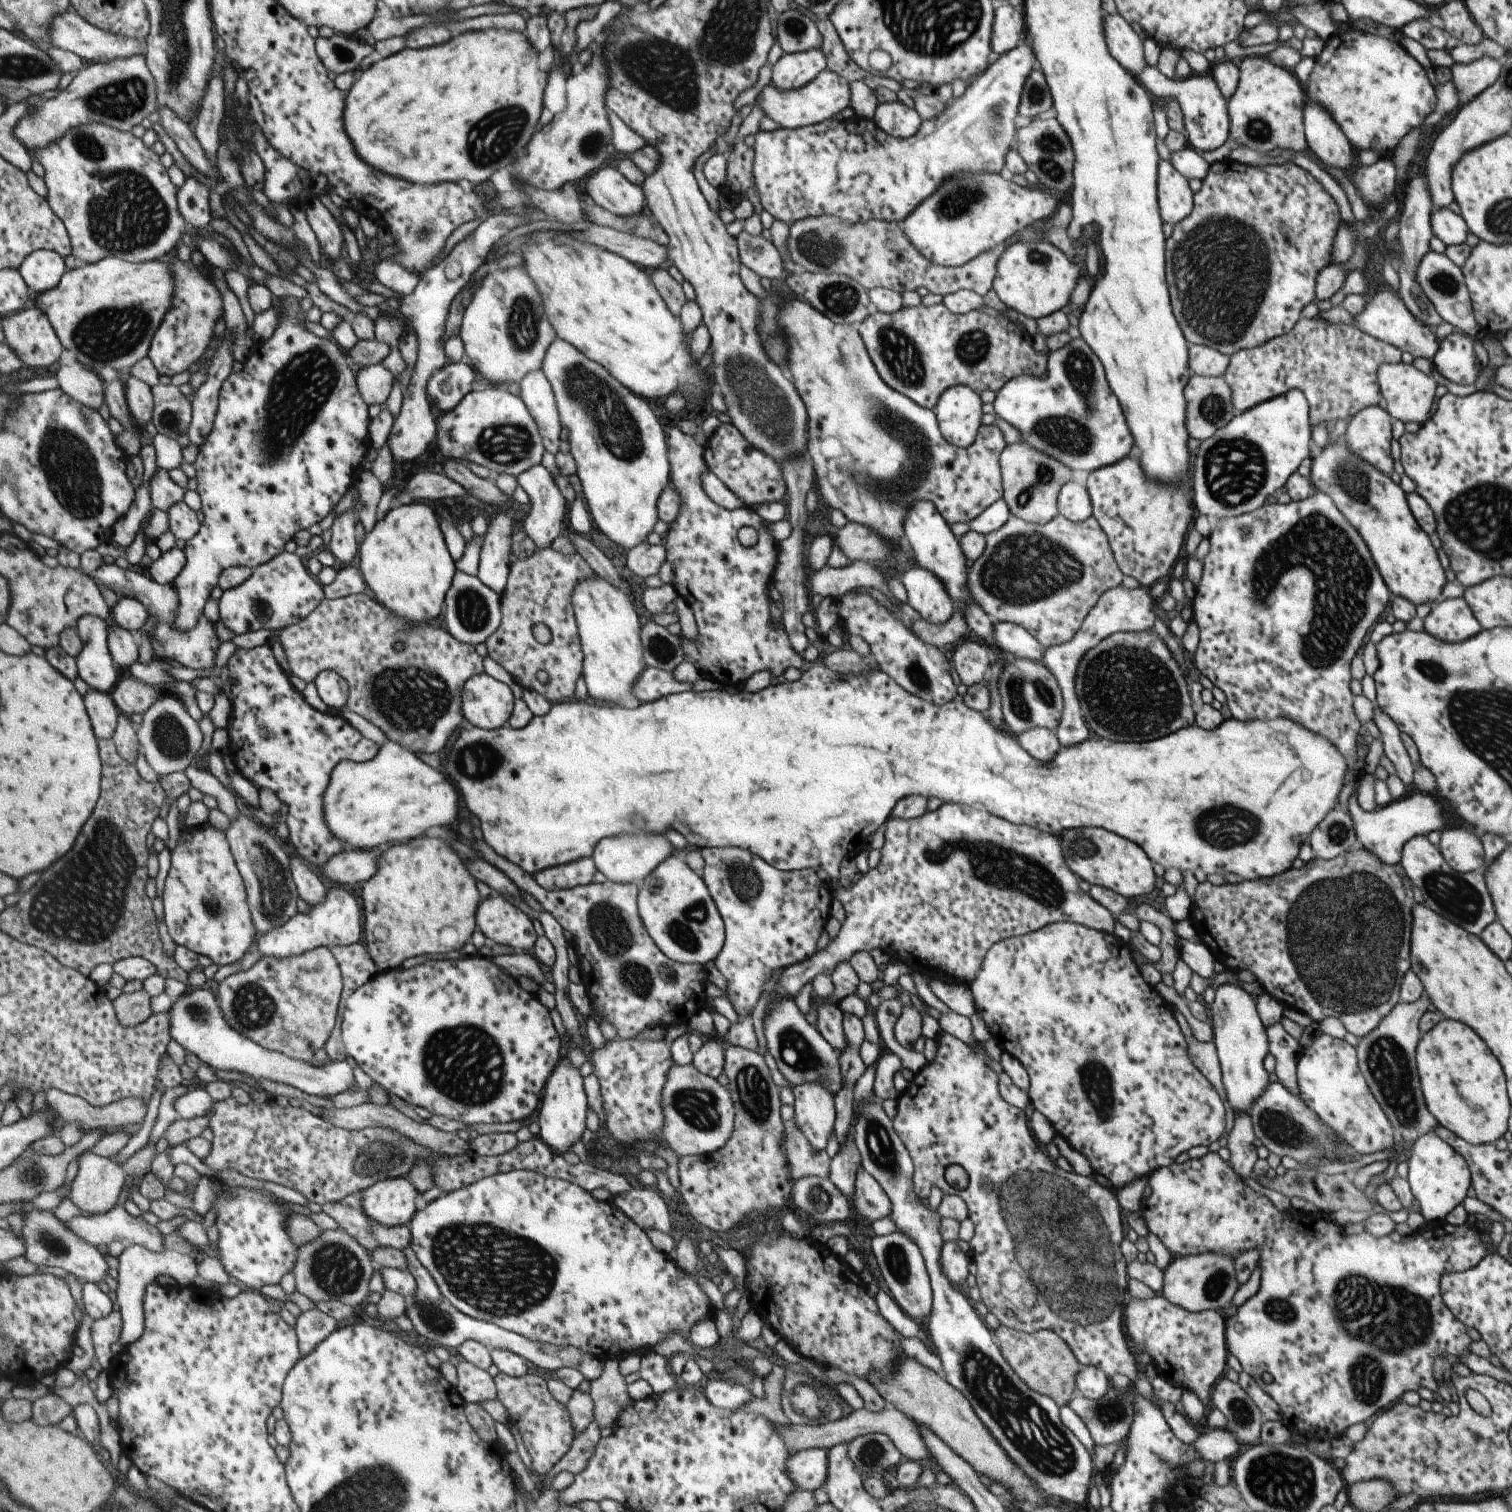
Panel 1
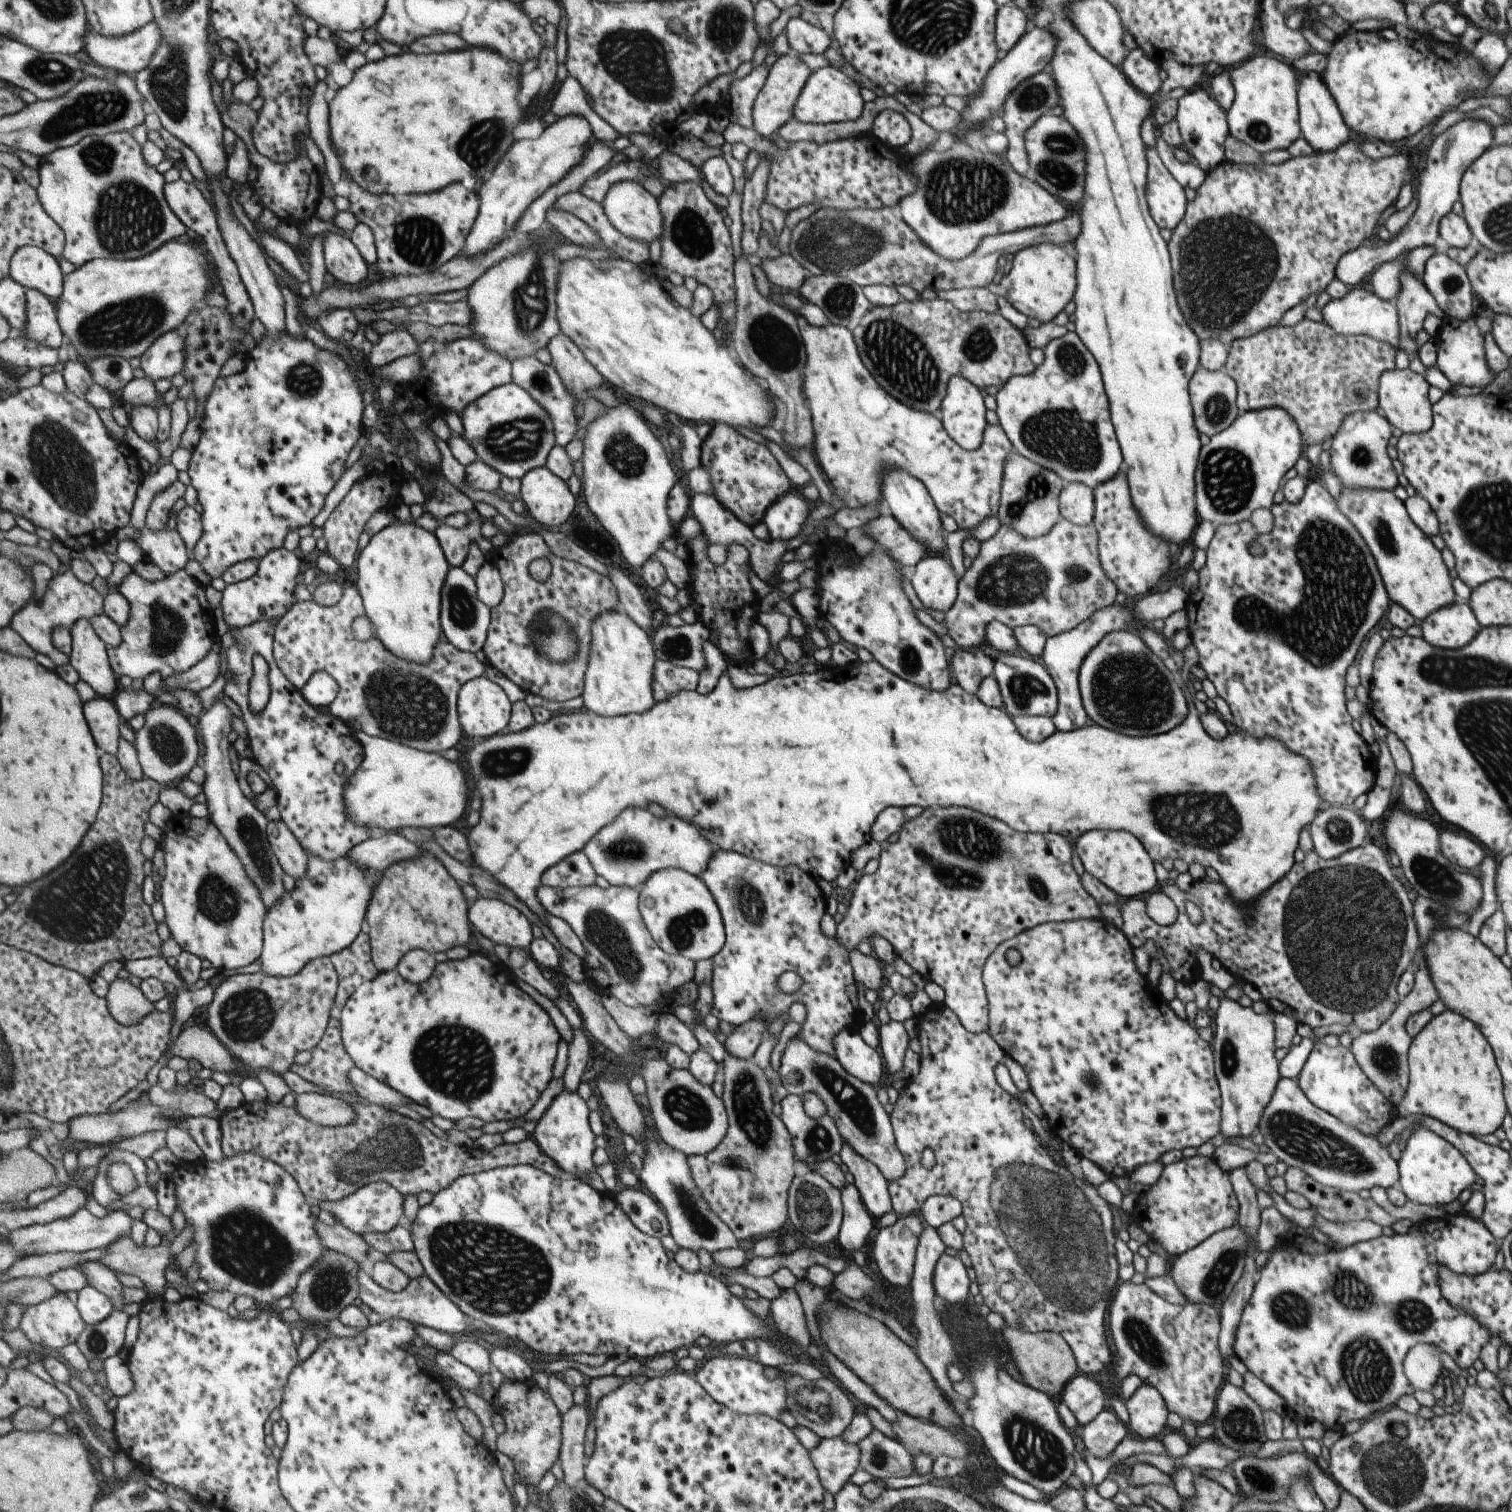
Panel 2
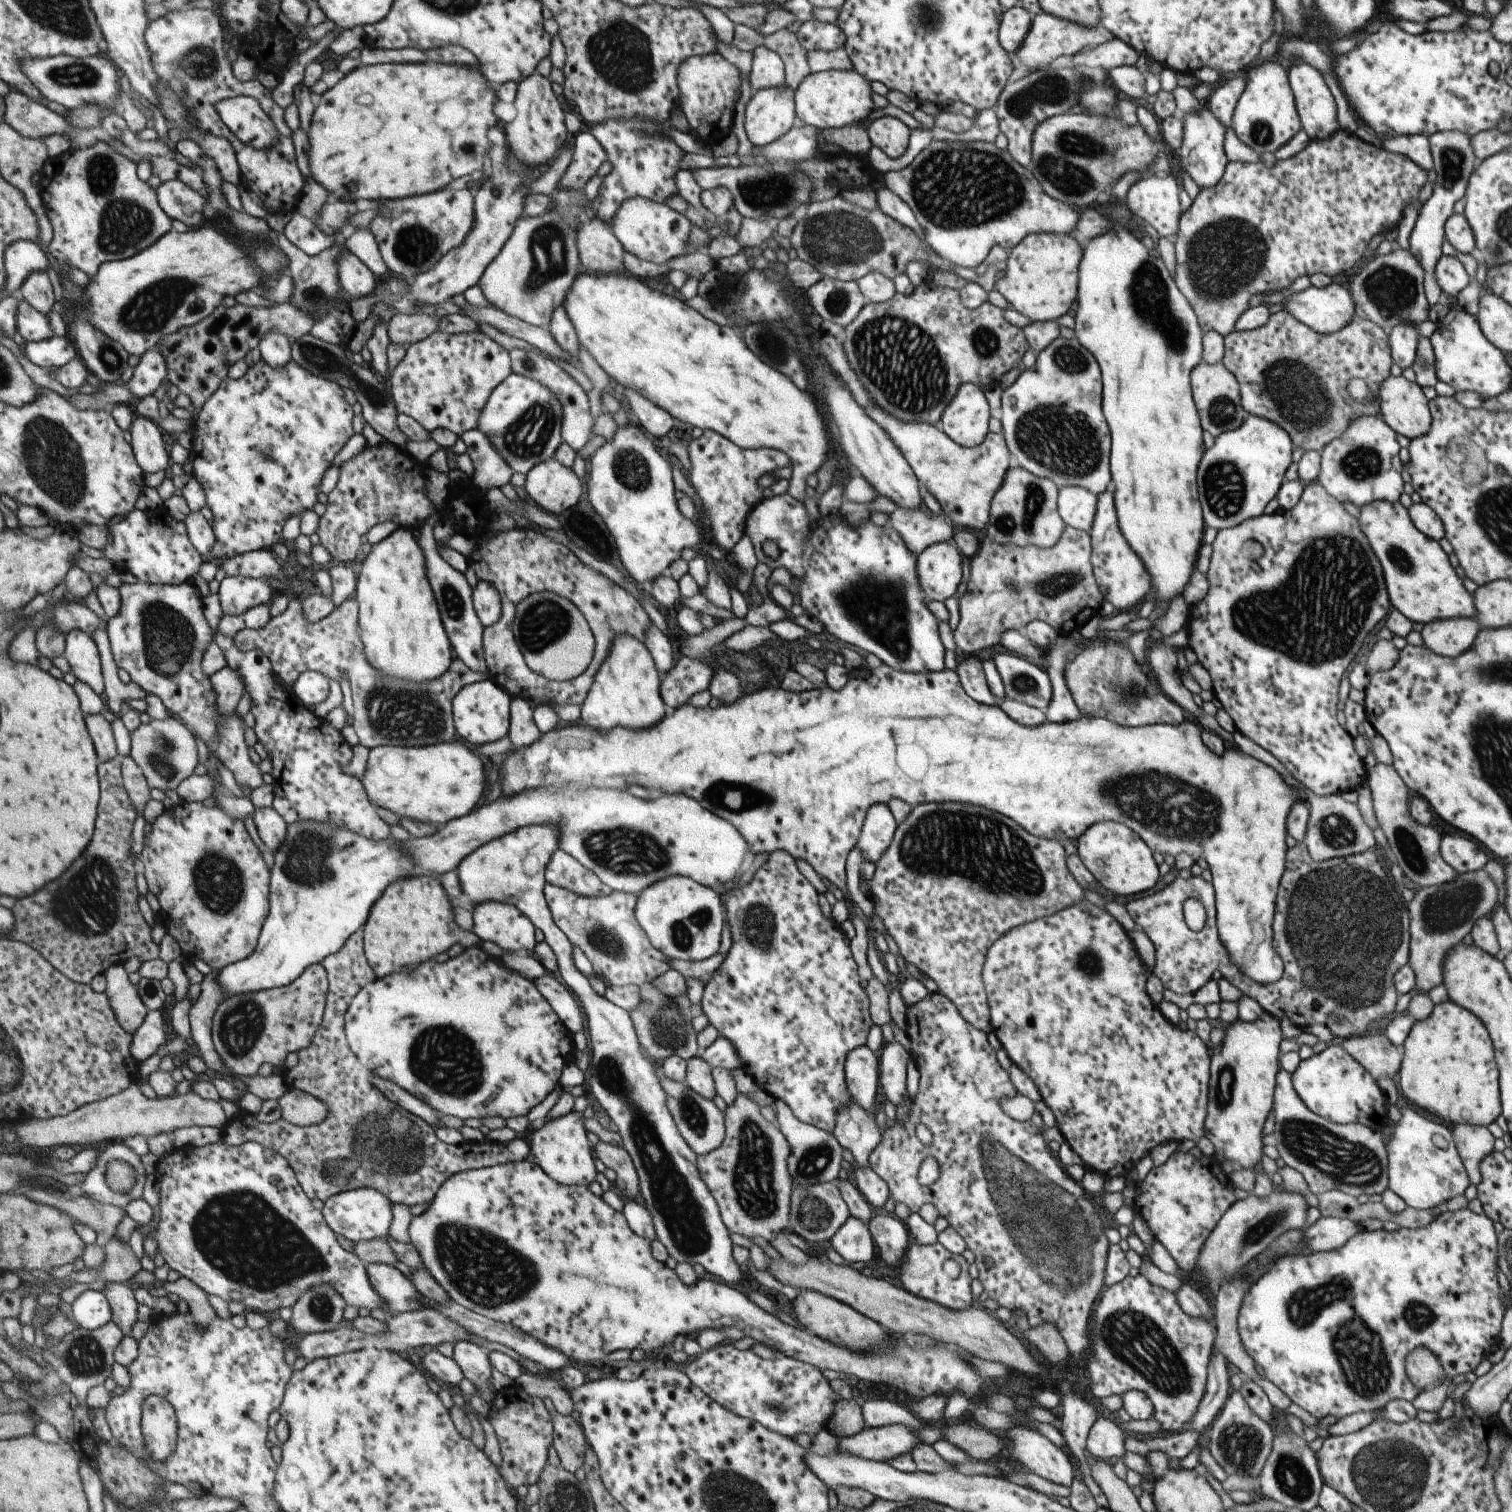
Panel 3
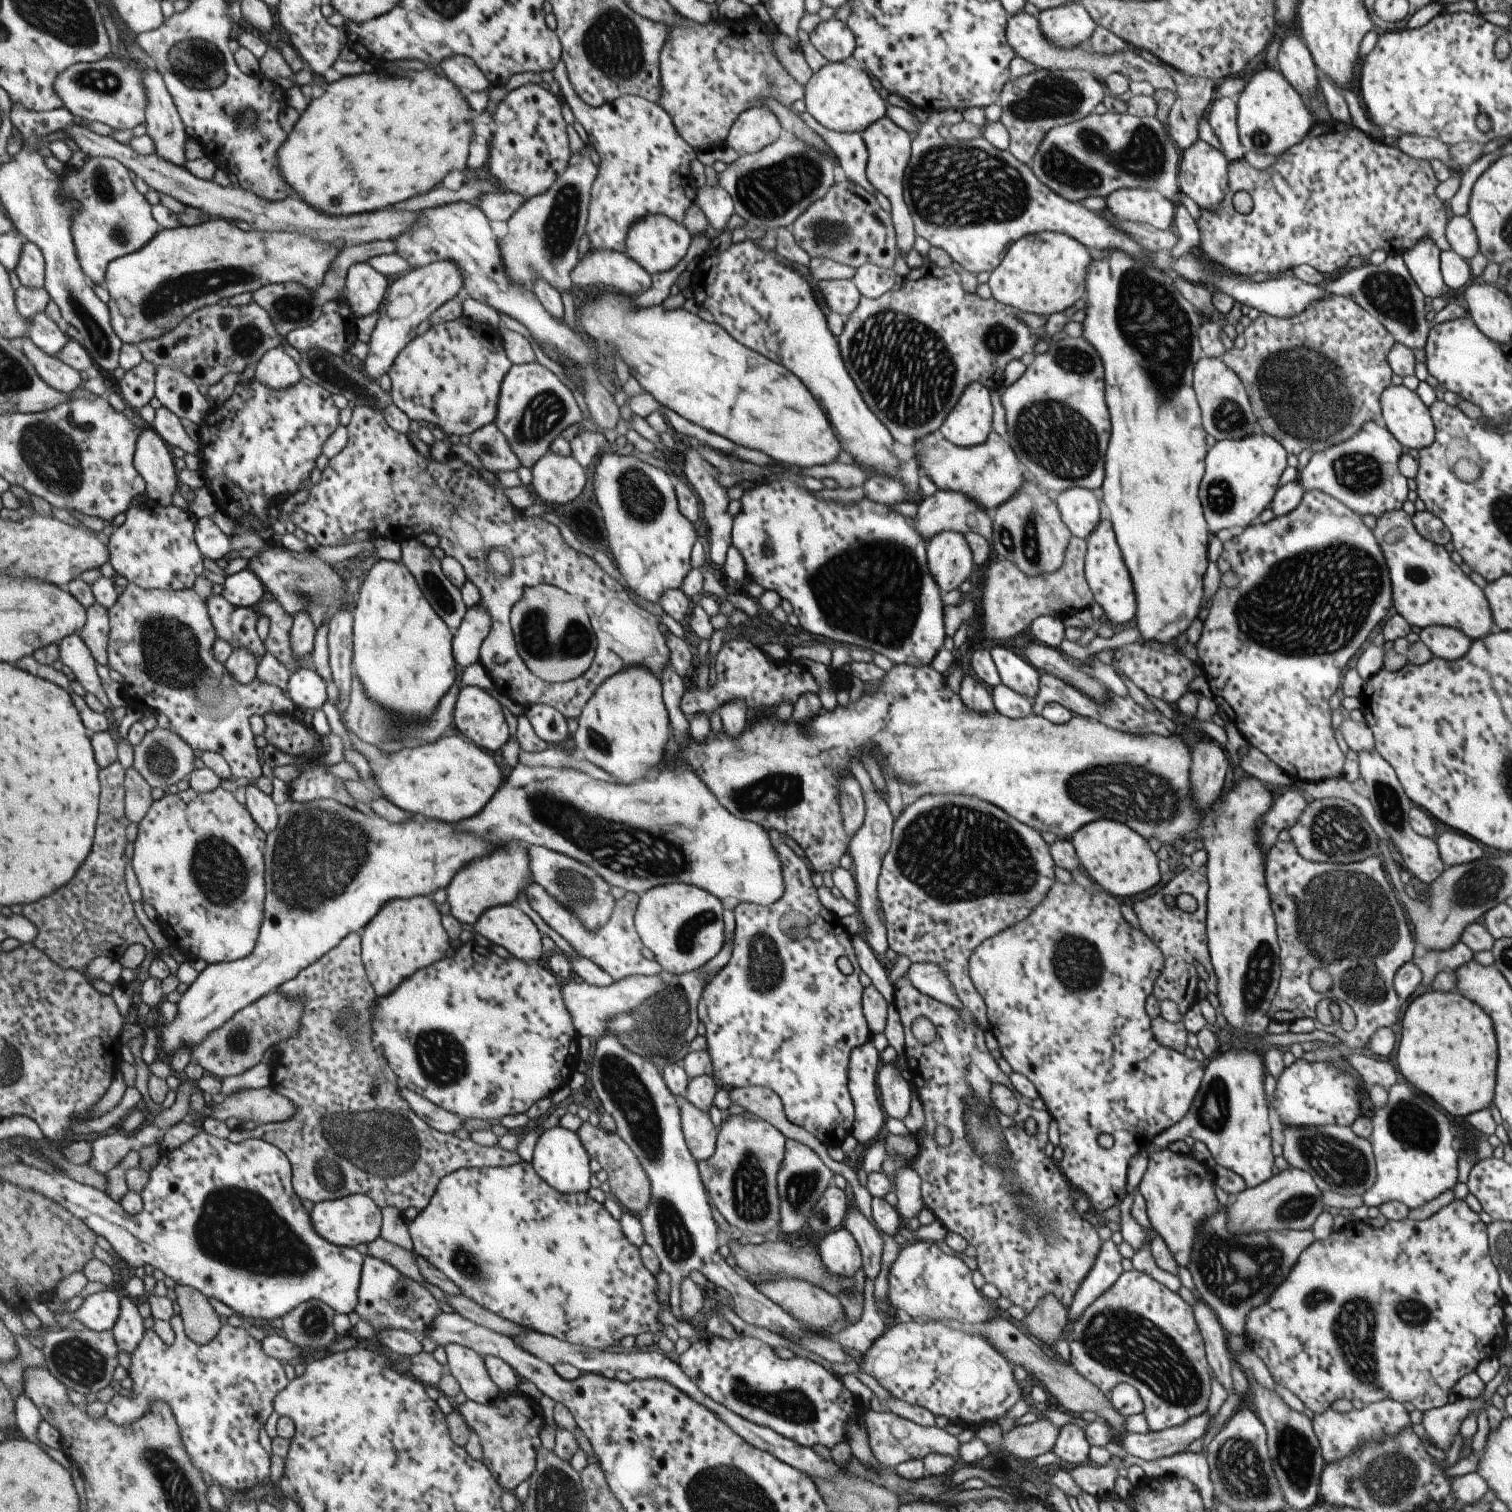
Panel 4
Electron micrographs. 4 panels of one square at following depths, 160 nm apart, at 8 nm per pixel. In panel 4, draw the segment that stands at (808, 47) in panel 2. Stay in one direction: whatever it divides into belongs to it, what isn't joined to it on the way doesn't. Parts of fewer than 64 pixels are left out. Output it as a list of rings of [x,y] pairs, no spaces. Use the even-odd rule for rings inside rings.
[[[835,18],[819,21],[803,39],[811,43],[829,63],[845,60],[847,56],[852,55],[854,49],[854,36],[851,31],[845,23]]]

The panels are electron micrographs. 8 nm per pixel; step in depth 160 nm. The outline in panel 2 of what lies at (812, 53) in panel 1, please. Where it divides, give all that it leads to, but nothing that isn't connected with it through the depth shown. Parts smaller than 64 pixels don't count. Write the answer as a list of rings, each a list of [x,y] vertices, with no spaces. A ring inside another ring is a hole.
[[[792,51],[775,60],[768,69],[763,86],[759,89],[752,104],[752,127],[759,135],[770,137],[771,133],[777,131],[782,124],[785,124],[792,117],[794,102],[811,71],[801,60],[800,55]]]

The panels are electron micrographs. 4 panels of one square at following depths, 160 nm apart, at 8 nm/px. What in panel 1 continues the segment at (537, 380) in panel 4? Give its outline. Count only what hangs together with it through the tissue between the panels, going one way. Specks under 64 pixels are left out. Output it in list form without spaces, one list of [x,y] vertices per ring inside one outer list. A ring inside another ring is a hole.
[[[504,387],[470,392],[455,408],[440,412],[437,424],[436,442],[447,460],[467,460],[494,469],[499,475],[516,477],[542,462],[545,450],[533,415],[522,397],[513,396]]]

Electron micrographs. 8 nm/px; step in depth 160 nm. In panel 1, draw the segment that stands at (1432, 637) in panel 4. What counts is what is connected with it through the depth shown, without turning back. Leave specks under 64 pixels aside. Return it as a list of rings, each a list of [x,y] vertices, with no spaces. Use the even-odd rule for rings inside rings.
[[[1462,597],[1437,601],[1422,621],[1425,632],[1448,643],[1464,641],[1482,629]]]

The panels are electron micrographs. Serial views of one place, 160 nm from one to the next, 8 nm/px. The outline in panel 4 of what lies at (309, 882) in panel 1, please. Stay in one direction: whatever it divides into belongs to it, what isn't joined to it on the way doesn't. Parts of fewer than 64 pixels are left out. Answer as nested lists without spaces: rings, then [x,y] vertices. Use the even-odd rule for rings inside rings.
[[[257,785],[247,786],[246,805],[250,809],[255,822],[269,834],[280,823],[280,815],[277,814],[277,806],[274,798],[265,794]]]

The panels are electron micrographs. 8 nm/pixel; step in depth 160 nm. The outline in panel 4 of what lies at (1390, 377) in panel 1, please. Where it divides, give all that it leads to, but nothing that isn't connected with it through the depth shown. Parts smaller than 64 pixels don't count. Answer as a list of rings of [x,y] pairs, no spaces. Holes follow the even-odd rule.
[[[1401,385],[1386,386],[1379,397],[1380,423],[1405,448],[1428,447],[1434,439],[1434,426],[1429,409],[1415,391]]]

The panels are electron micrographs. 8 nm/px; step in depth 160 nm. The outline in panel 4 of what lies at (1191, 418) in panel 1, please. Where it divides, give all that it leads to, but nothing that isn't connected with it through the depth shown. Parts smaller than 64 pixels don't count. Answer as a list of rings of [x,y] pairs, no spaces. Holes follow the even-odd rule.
[[[1201,355],[1192,370],[1192,389],[1200,408],[1200,417],[1203,430],[1211,434],[1215,440],[1223,438],[1243,438],[1251,433],[1263,433],[1256,424],[1250,402],[1239,377],[1221,358],[1209,358]]]

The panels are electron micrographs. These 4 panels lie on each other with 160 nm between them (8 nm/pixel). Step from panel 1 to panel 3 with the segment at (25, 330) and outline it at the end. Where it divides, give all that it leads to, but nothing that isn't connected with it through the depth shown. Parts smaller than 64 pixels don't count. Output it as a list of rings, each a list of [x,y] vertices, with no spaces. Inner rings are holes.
[[[36,272],[28,276],[28,279],[20,288],[18,295],[27,300],[43,314],[49,314],[55,306],[55,288],[53,288],[54,274],[48,272]]]

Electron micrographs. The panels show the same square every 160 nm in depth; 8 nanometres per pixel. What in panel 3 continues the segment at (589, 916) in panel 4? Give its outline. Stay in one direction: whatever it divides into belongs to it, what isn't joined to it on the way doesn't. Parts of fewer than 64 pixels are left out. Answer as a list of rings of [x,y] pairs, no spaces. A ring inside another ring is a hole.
[[[561,849],[555,851],[546,864],[544,881],[584,897],[595,896],[601,888],[599,877],[591,869]]]

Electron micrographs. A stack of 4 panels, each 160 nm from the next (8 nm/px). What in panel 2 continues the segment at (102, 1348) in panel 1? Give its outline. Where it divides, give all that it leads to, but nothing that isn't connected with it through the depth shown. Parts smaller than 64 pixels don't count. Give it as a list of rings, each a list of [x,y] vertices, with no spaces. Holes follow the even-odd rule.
[[[115,1309],[102,1323],[87,1325],[79,1336],[77,1346],[87,1360],[105,1360],[119,1355],[125,1342],[129,1314]]]

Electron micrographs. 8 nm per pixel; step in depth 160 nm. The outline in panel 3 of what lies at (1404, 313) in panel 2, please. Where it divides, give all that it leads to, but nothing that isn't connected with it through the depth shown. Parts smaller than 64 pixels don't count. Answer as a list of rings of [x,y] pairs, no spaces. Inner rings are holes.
[[[1411,323],[1396,324],[1388,334],[1392,362],[1402,370],[1410,367],[1415,358],[1418,329]]]

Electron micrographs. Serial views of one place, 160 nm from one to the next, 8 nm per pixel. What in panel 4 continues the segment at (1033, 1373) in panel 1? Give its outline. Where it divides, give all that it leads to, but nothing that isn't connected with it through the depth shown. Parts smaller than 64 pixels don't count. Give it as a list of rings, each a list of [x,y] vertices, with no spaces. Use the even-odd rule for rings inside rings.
[[[1045,1295],[1039,1299],[1035,1308],[1025,1315],[1025,1326],[1033,1338],[1046,1346],[1053,1345],[1063,1338],[1067,1327],[1067,1309],[1053,1295]]]

